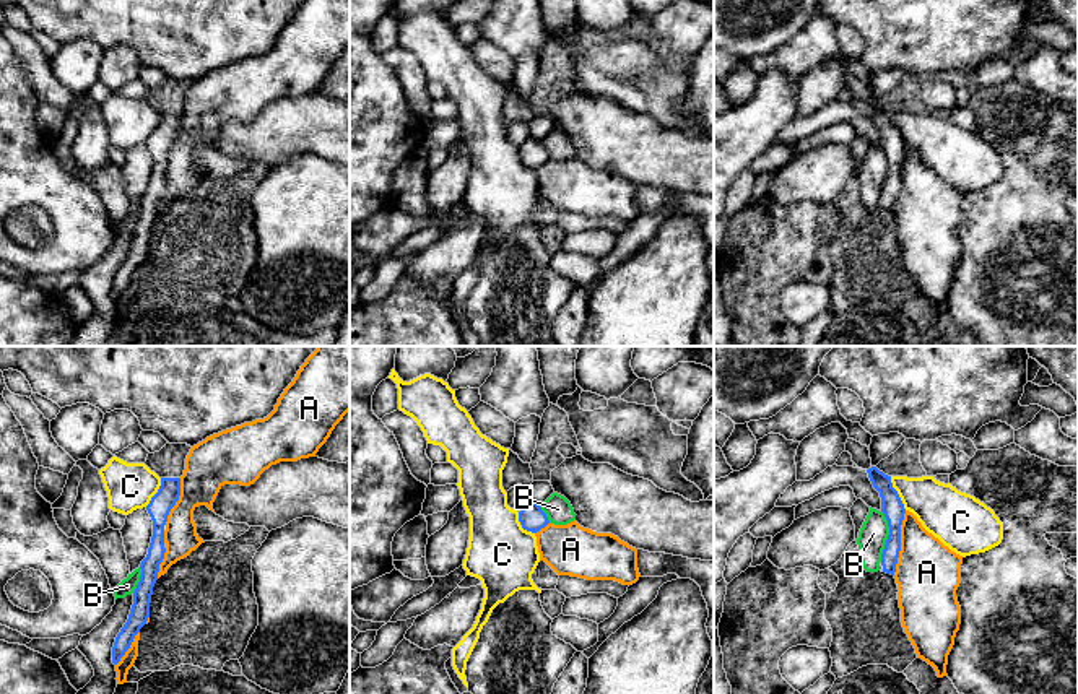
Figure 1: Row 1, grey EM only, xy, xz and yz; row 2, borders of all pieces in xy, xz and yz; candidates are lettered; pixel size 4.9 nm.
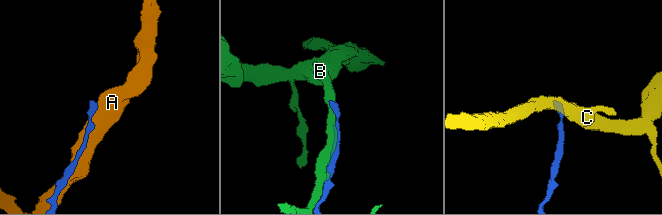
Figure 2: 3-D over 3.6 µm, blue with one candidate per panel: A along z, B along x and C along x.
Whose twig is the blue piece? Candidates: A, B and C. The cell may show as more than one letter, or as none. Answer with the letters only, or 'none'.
none

